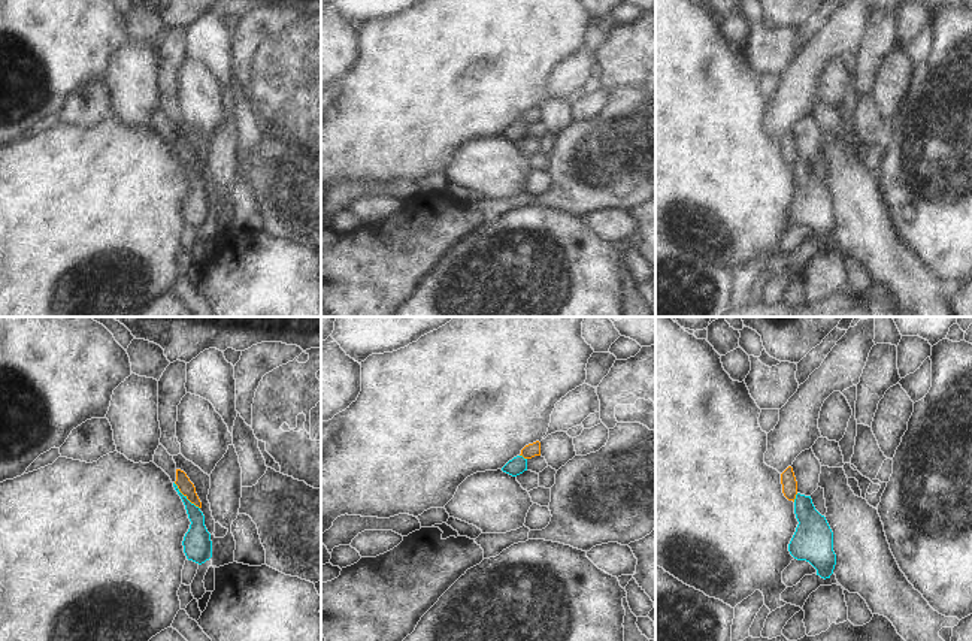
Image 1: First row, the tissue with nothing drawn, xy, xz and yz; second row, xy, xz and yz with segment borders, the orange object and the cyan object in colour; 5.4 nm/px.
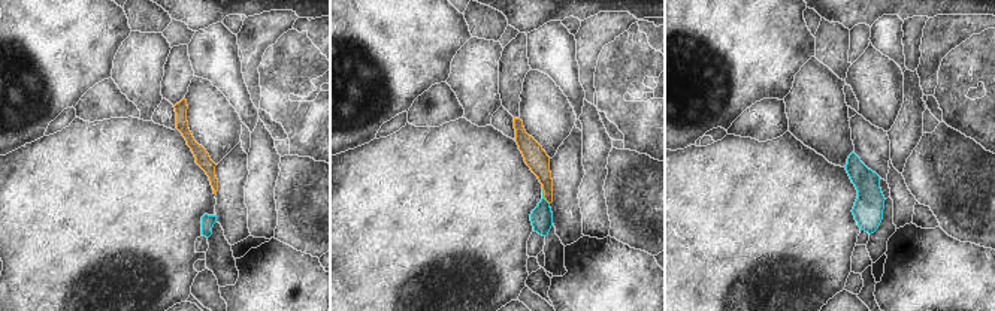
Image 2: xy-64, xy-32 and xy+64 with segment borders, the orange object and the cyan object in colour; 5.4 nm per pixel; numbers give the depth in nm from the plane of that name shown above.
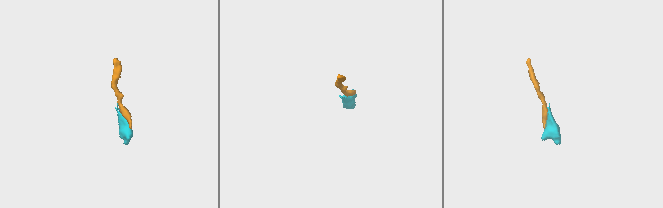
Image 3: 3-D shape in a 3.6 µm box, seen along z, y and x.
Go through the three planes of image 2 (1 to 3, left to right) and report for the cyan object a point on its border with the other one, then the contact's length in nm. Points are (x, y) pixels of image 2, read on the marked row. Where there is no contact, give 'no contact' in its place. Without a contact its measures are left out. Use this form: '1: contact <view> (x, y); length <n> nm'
1: no contact
2: contact xy-32 (544, 196); length 90 nm
3: no contact

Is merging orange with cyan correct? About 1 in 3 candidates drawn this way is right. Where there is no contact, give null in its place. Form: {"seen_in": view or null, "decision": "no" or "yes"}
{"seen_in": "xy", "decision": "no"}

